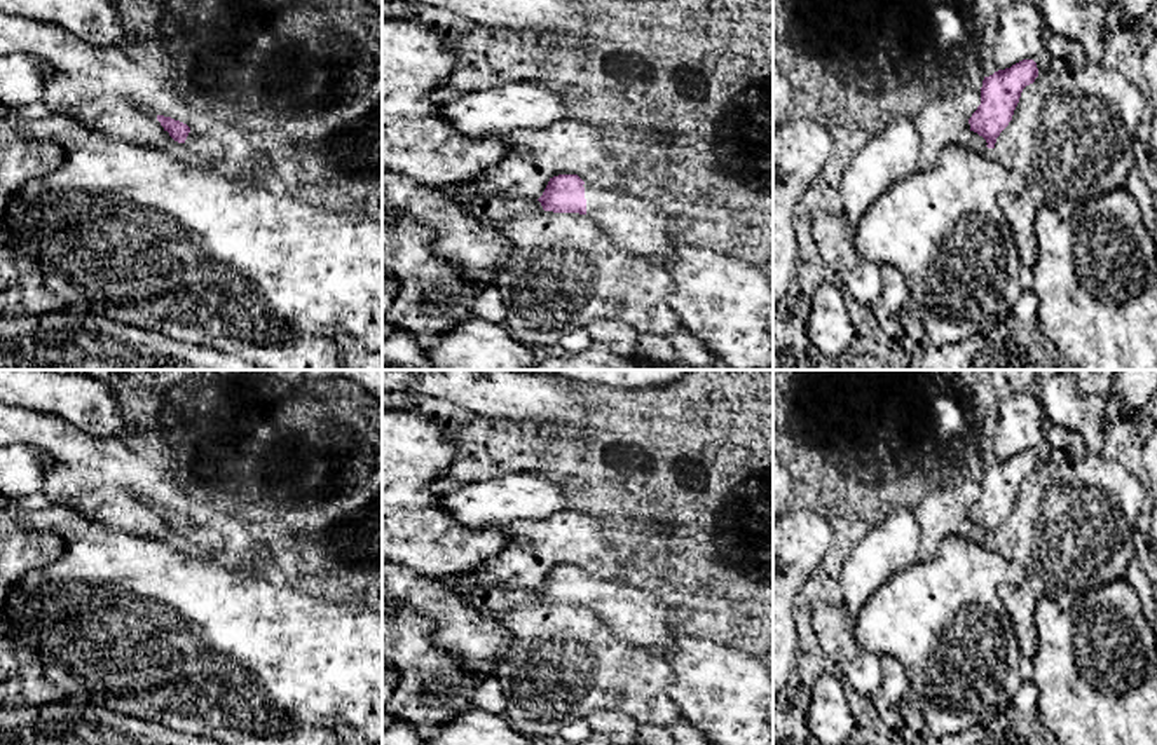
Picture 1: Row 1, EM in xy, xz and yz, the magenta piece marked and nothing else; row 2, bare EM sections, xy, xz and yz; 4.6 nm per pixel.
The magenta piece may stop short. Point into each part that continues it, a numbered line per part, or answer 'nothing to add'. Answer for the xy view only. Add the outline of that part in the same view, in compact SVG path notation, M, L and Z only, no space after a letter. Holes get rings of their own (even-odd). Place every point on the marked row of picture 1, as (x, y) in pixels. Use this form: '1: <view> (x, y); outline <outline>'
1: xy (196, 142); outline M192 129L183 143L195 155L213 162L222 157L222 145L213 138Z

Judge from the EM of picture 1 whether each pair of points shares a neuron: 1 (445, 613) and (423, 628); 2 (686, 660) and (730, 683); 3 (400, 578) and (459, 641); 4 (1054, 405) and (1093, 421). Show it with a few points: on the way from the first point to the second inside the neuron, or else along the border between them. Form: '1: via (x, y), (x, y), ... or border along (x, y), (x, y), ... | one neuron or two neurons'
1: border along (400, 606), (424, 615), (433, 641), (454, 656) | two neurons
2: via (697, 663), (719, 683) | one neuron
3: via (416, 592), (451, 625) | one neuron
4: via (1063, 405), (1084, 416) | one neuron

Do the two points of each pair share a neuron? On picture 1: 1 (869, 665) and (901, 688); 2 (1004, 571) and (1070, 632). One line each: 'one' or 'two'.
1: two
2: two

